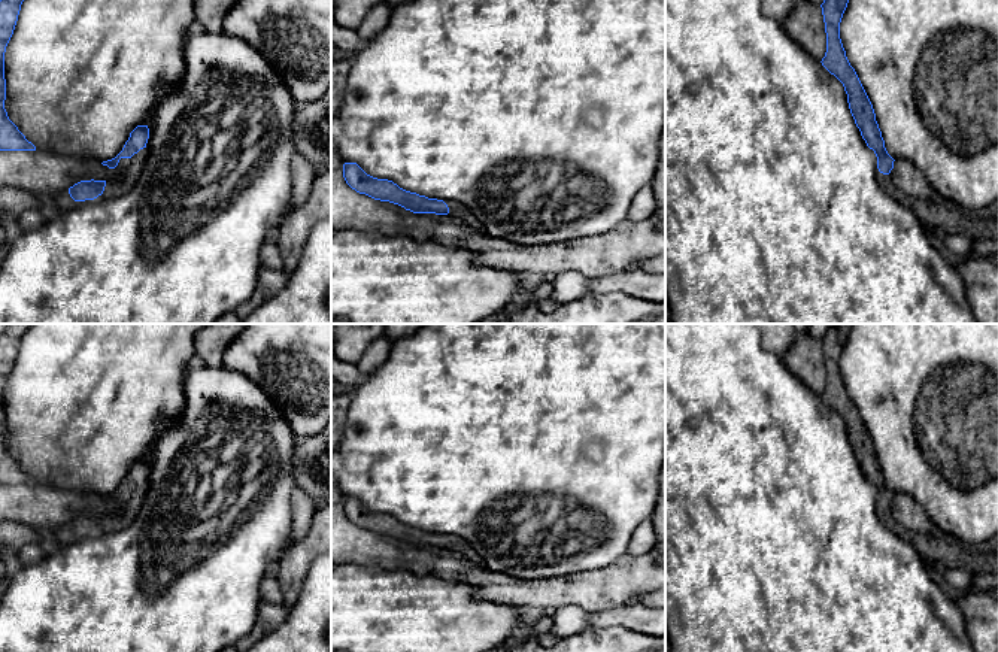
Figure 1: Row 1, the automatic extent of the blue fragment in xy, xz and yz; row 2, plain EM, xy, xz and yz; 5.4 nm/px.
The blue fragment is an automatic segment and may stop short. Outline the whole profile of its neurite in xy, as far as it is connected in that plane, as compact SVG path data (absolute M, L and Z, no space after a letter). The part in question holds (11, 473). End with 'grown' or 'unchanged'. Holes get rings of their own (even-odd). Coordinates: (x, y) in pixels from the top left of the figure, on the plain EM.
M10 324L0 334L0 485L36 485L18 461L9 454L4 443L6 413L4 386L13 369L21 339L33 324Z | unchanged

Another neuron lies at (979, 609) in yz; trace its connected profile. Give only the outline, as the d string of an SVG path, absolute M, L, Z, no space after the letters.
M968 589L958 598L974 652L998 652L998 595Z

